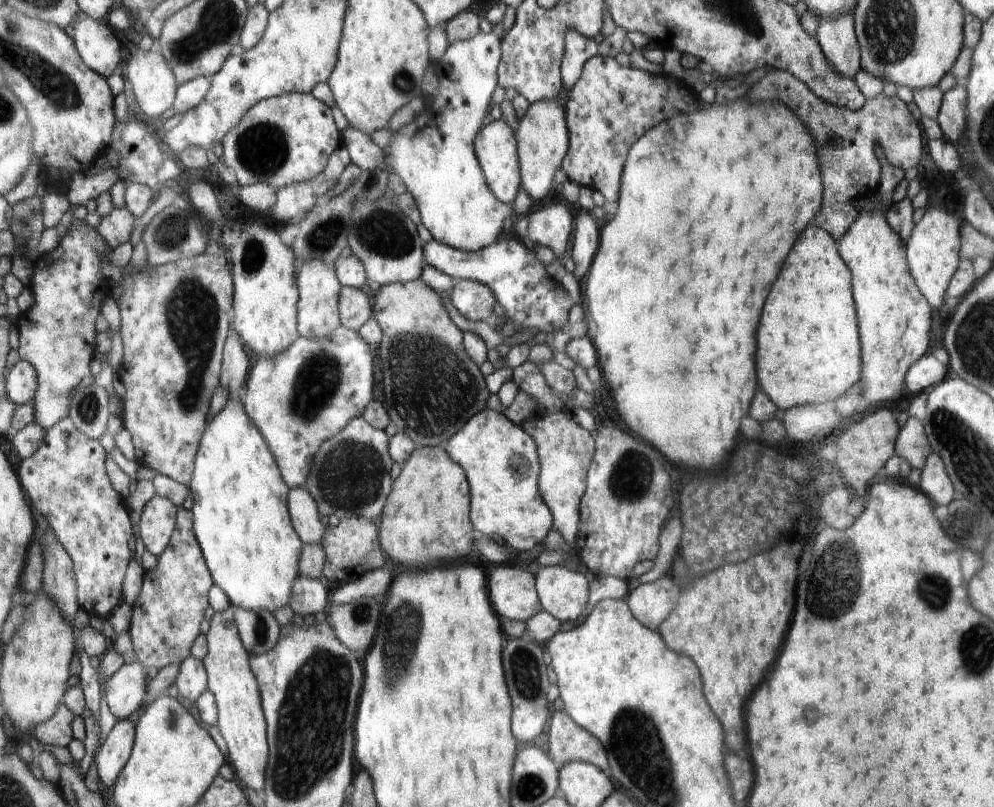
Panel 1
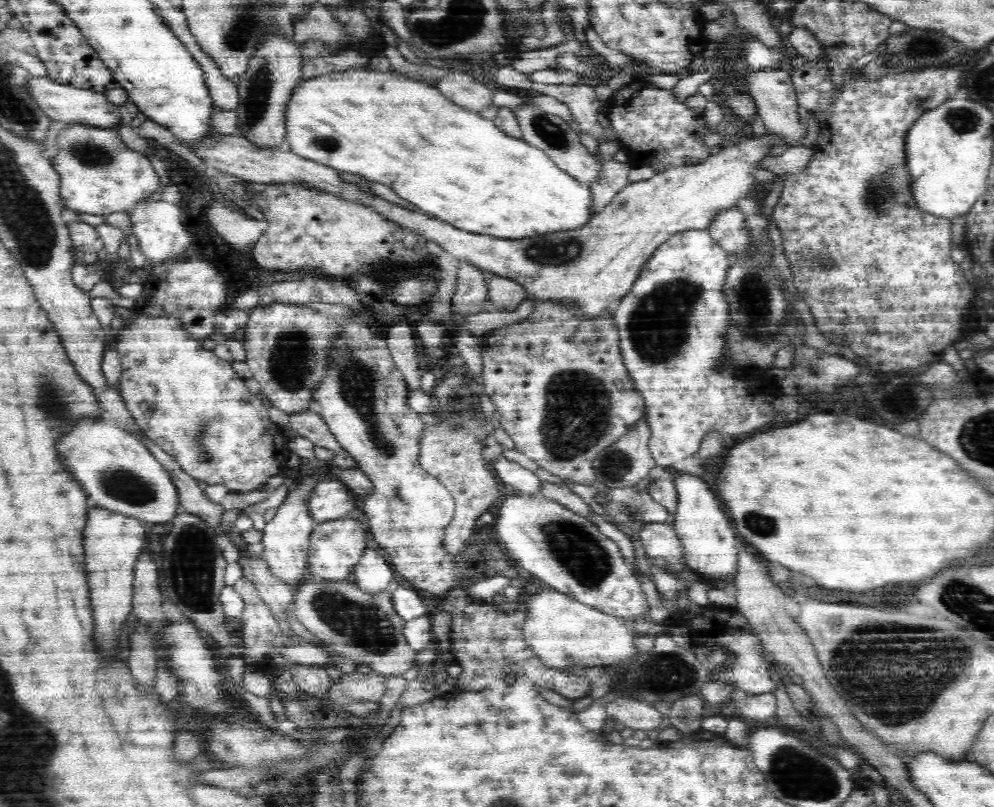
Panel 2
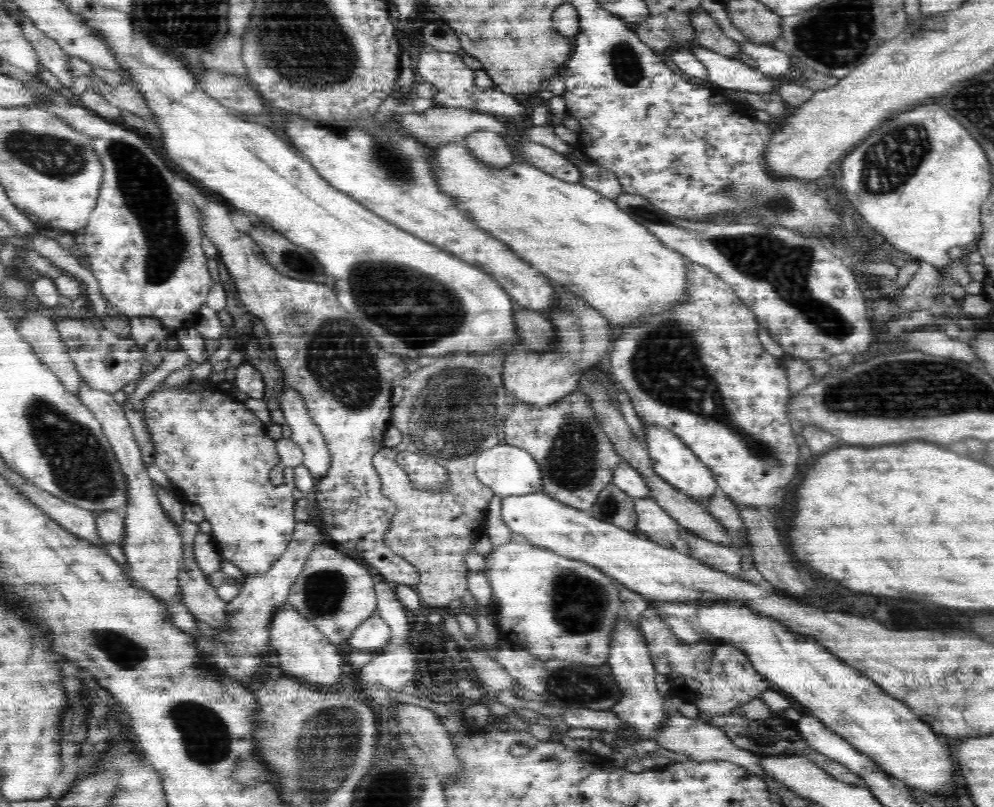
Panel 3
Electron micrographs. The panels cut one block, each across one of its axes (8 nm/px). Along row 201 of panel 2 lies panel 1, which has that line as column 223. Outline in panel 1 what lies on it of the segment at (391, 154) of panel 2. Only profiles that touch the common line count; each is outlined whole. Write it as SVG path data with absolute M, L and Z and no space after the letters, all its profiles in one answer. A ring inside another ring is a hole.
M238 399L228 400L223 411L208 423L190 486L195 496L193 511L197 536L216 584L226 590L230 602L244 610L260 610L261 613L268 610L270 614L290 605L295 582L300 577L298 562L303 543L291 522L290 487L267 439L260 434L256 423L248 418L246 408Z

